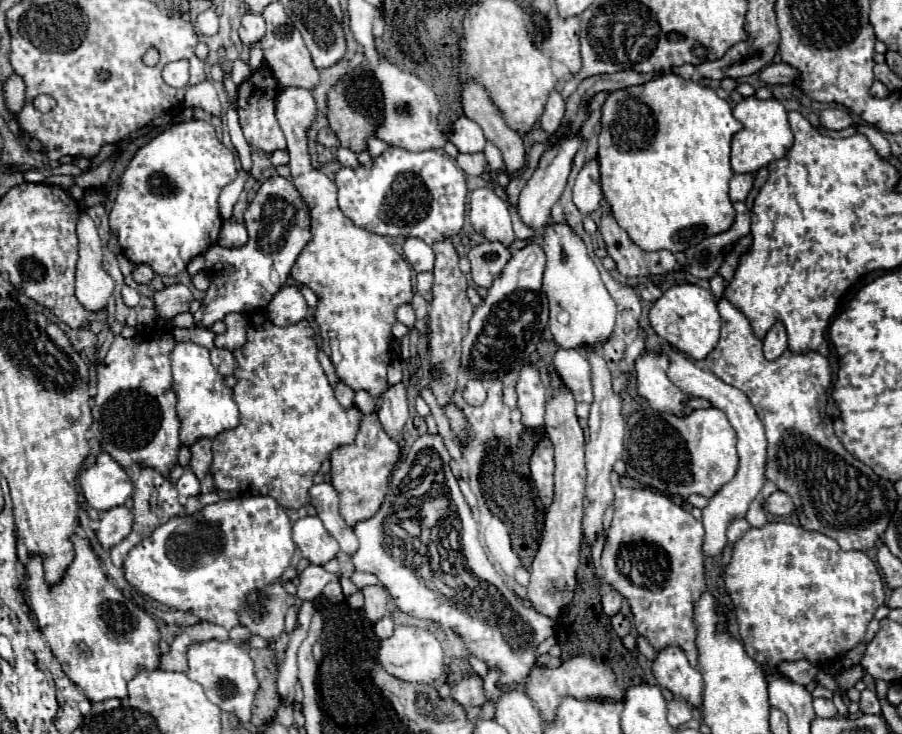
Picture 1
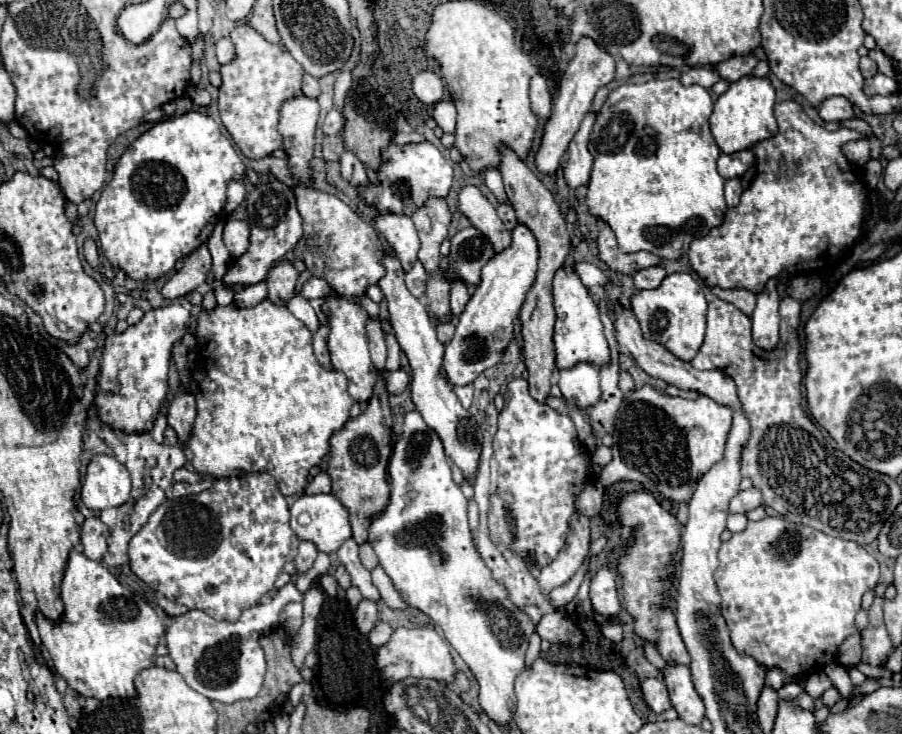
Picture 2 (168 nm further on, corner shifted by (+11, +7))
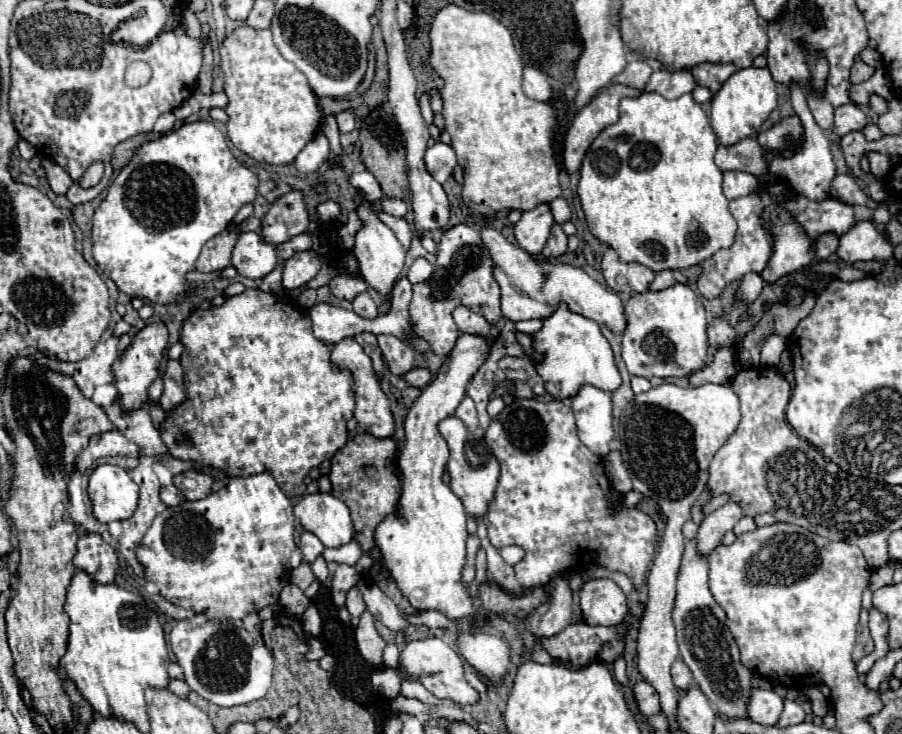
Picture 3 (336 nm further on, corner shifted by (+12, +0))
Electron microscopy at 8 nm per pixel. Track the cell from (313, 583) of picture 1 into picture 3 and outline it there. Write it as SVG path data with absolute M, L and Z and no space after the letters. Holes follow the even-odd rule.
M302 531L300 547L302 547L302 553L304 553L304 561L308 561L308 563L312 563L324 551L322 541L314 533L310 533L310 531Z

